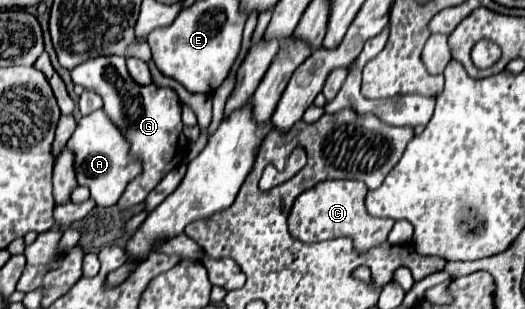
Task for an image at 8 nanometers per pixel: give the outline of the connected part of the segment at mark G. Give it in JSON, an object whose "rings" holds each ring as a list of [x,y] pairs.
{"rings":[[[107,55],[89,59],[71,71],[75,85],[83,85],[87,91],[95,91],[103,97],[103,109],[113,125],[129,141],[129,153],[141,159],[141,175],[137,175],[117,201],[119,209],[129,209],[145,201],[147,193],[171,171],[175,169],[187,153],[187,139],[183,135],[181,123],[181,101],[171,87],[157,87],[155,83],[139,85],[127,71],[125,57]]]}

